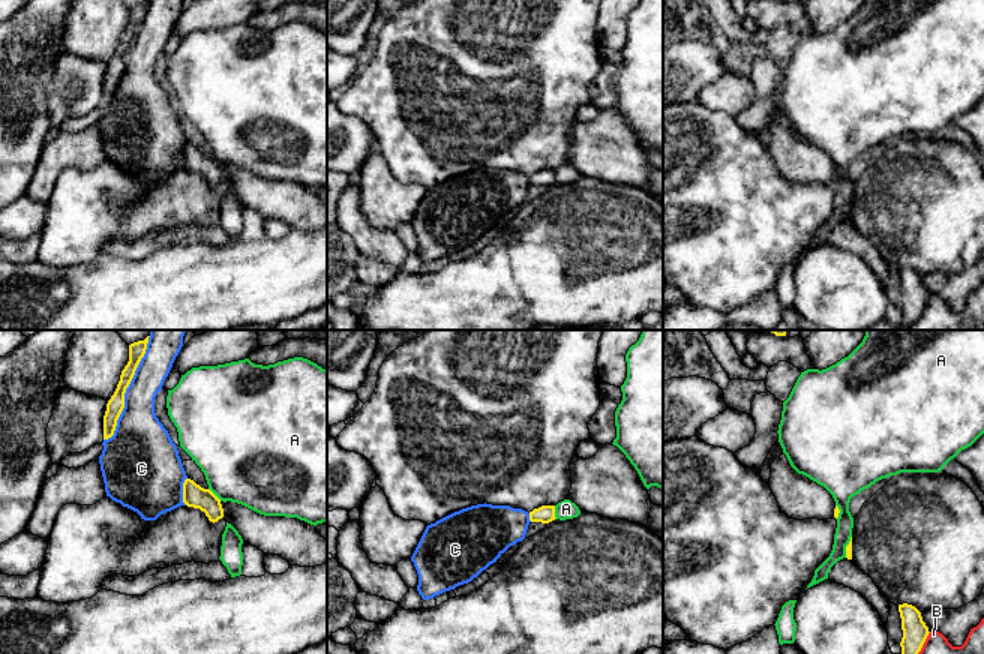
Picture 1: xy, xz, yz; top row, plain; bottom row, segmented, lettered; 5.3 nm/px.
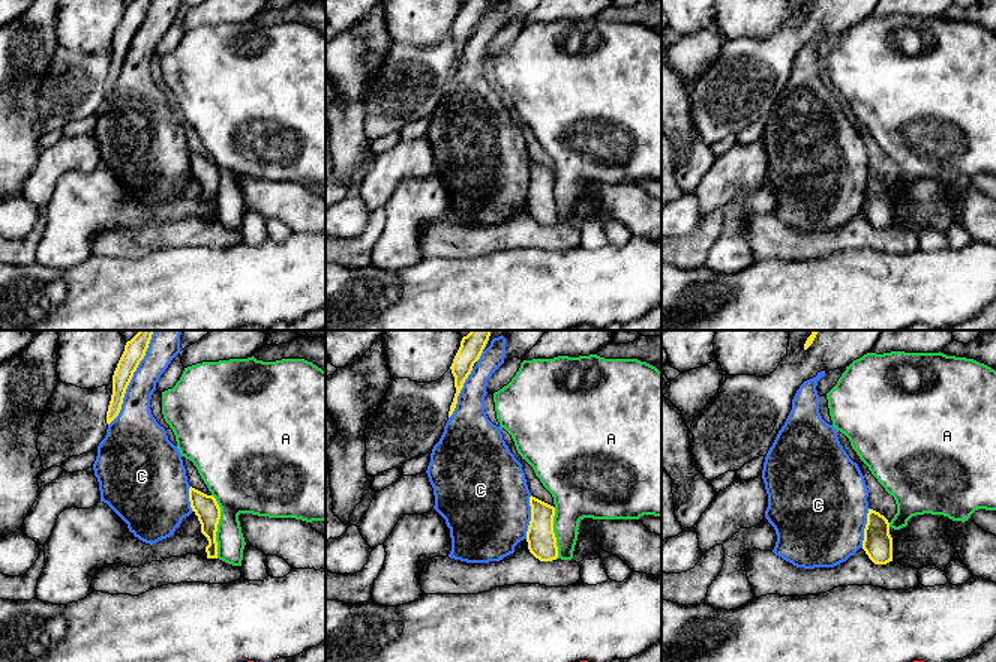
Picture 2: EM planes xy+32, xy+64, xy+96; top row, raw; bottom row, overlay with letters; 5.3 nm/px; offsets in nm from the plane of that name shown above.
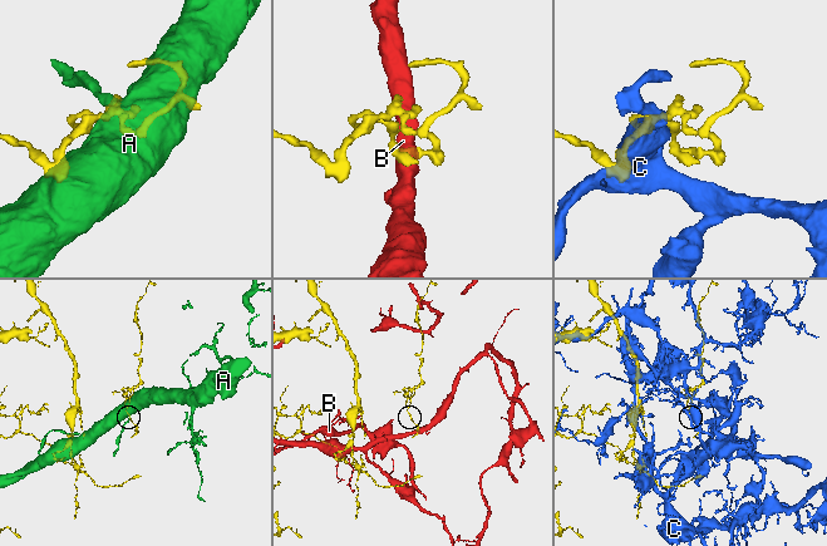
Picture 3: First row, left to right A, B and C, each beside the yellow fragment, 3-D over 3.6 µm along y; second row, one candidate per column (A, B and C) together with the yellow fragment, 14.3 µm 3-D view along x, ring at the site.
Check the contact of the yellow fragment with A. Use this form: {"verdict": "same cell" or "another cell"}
{"verdict": "another cell"}

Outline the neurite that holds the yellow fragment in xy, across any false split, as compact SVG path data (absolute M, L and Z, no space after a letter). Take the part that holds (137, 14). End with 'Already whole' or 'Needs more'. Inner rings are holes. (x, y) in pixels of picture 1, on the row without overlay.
M147 0L144 4L138 4L129 9L129 26L122 34L114 58L106 68L106 75L104 80L104 104L108 104L114 99L117 84L124 72L126 52L129 51L140 26L146 18L148 2L150 0Z. Already whole

